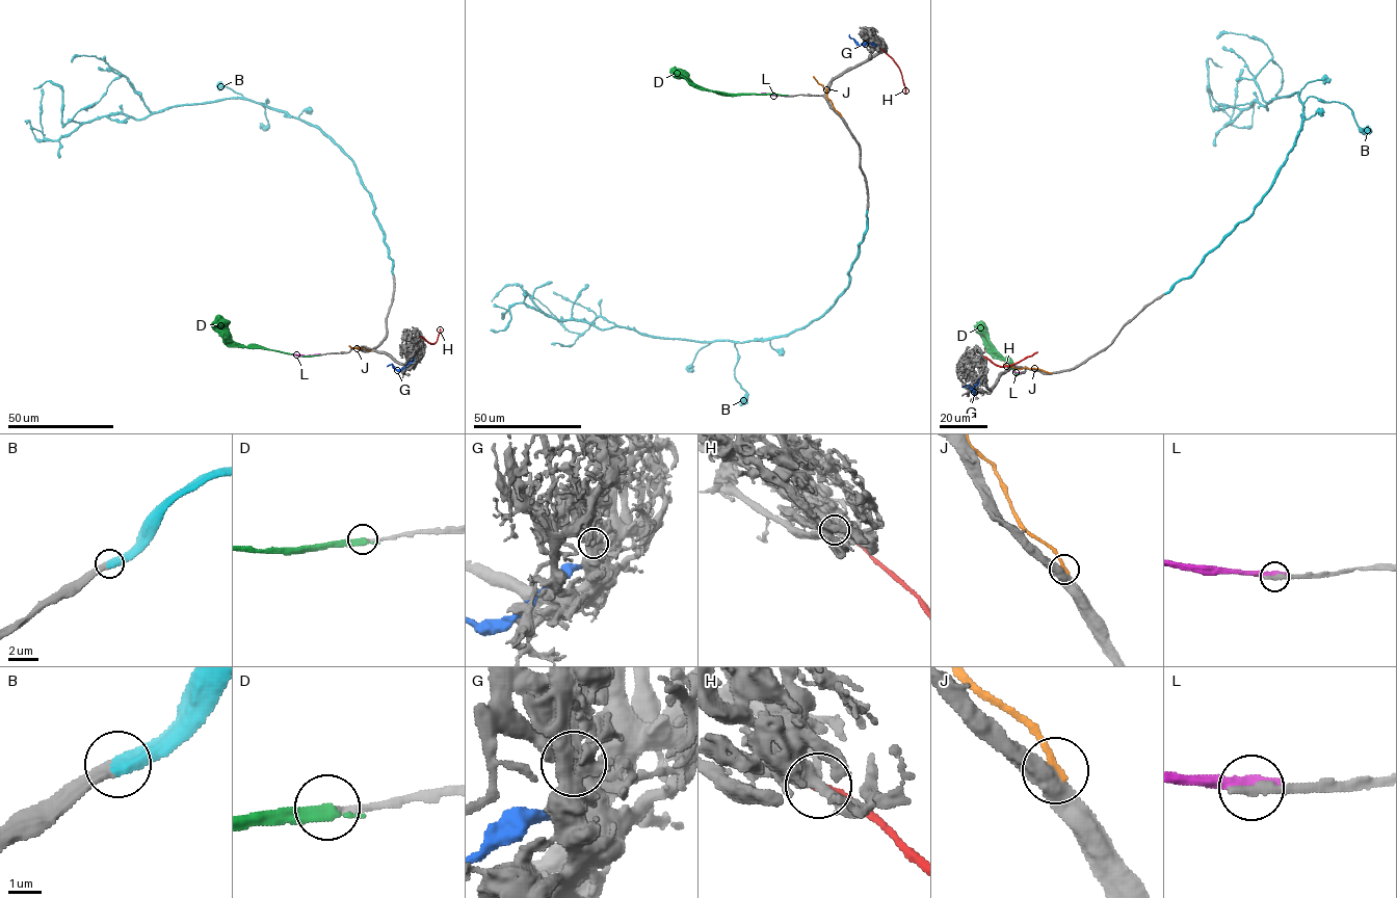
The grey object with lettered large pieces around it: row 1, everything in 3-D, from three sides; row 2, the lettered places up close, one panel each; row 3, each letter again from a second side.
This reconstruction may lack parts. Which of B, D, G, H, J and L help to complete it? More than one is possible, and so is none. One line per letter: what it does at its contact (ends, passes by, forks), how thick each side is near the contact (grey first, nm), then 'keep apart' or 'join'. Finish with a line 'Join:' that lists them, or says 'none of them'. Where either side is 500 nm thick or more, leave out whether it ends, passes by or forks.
B: it ends; calibres 400 and 440 nm; join
D: it ends; calibres 360 and 320 nm; keep apart
G: calibres 650 and 360 nm; keep apart
H: it ends; calibres 440 and 380 nm; keep apart
J: it ends; calibres 440 and 260 nm; keep apart
L: calibres 340 and 500 nm; keep apart
Join: B

